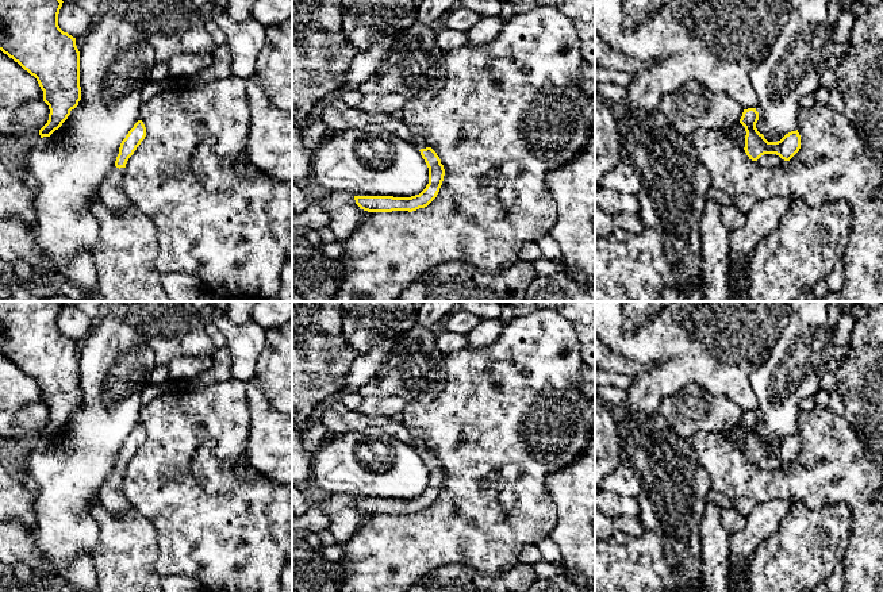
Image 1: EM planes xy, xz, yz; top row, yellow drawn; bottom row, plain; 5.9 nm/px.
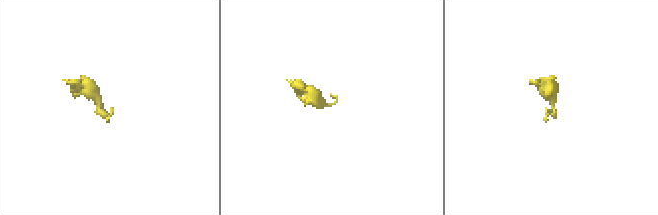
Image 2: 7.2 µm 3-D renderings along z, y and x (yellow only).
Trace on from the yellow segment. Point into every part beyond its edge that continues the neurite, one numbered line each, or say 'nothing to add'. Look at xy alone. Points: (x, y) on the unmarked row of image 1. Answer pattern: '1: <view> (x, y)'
1: xy (111, 496)

